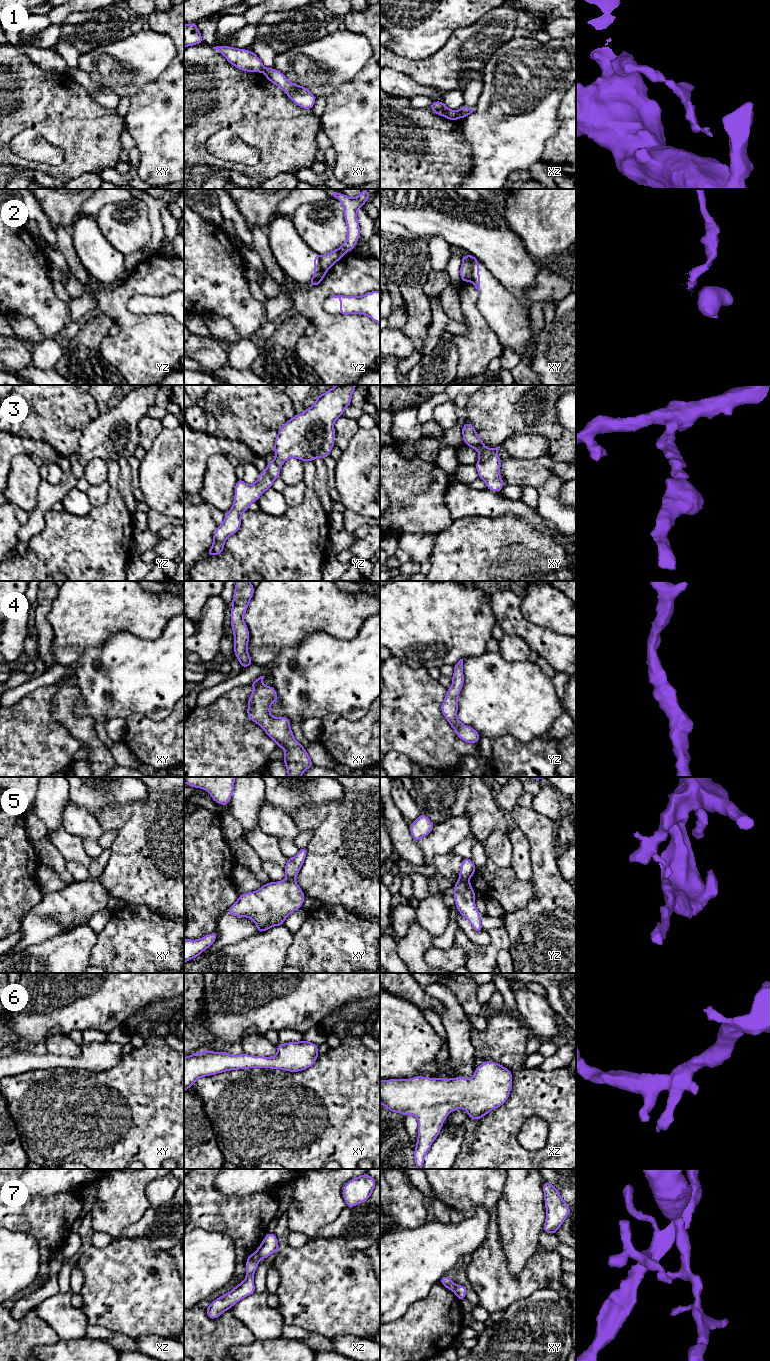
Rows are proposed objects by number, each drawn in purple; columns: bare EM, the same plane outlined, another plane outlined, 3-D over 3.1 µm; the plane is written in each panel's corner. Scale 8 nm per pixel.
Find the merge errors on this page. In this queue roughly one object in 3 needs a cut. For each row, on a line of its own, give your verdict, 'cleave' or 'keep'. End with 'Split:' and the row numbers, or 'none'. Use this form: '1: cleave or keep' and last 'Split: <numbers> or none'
1: cleave
2: cleave
3: keep
4: keep
5: cleave
6: keep
7: cleave
Split: 1, 2, 5, 7

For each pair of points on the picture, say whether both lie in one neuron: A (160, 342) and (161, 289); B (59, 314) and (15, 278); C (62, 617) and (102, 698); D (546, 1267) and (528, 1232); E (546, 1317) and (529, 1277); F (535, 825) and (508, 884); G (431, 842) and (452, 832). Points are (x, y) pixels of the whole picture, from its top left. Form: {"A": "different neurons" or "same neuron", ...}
{"A": "same neuron", "B": "same neuron", "C": "different neurons", "D": "different neurons", "E": "different neurons", "F": "different neurons", "G": "same neuron"}

